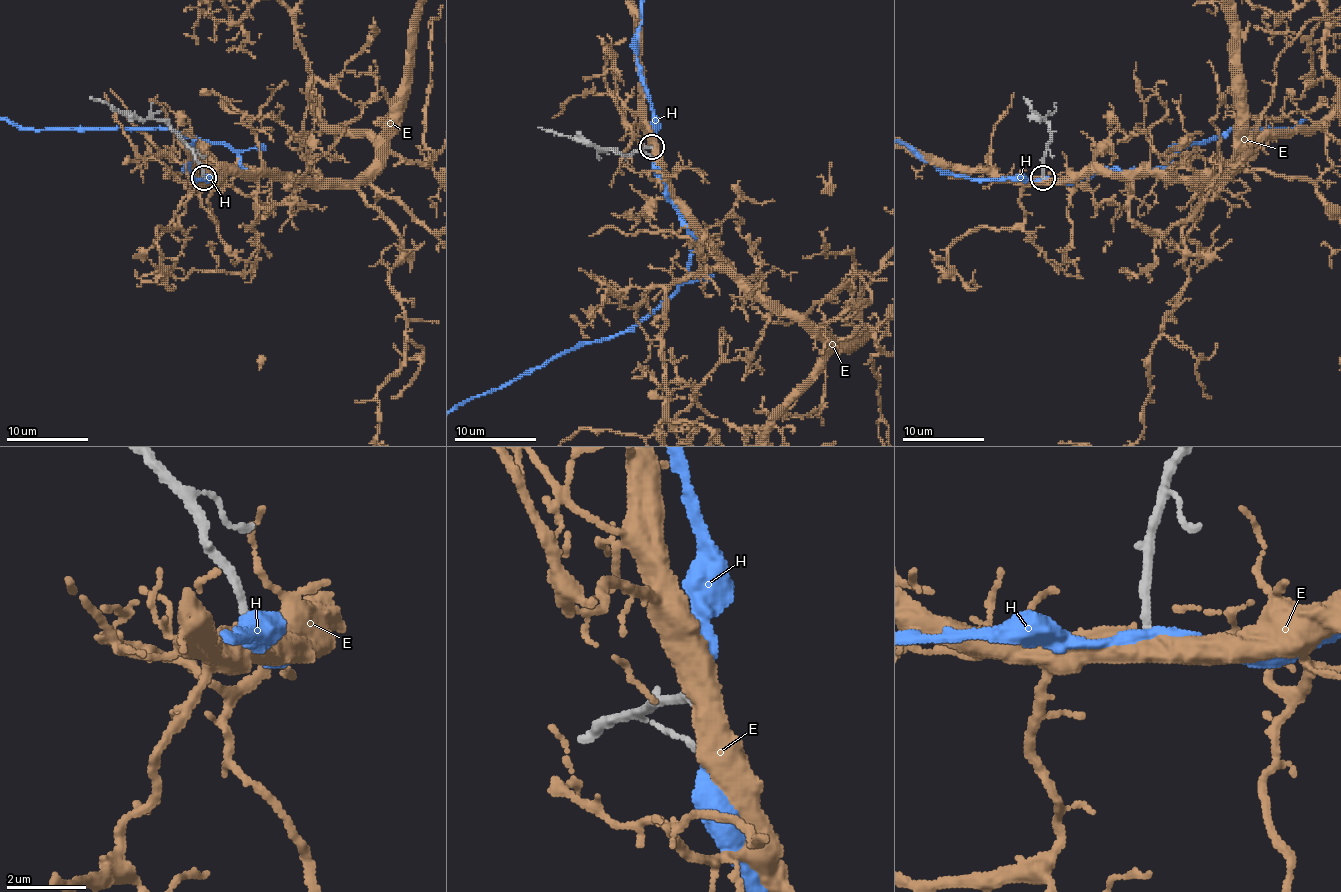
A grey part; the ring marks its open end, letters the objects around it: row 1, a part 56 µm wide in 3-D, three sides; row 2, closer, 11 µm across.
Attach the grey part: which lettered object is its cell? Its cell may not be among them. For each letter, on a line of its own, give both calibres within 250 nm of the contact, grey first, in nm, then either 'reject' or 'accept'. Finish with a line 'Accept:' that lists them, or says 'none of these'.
E: 220/550 nm | accept
H: 200/240 nm | reject
Accept: E

